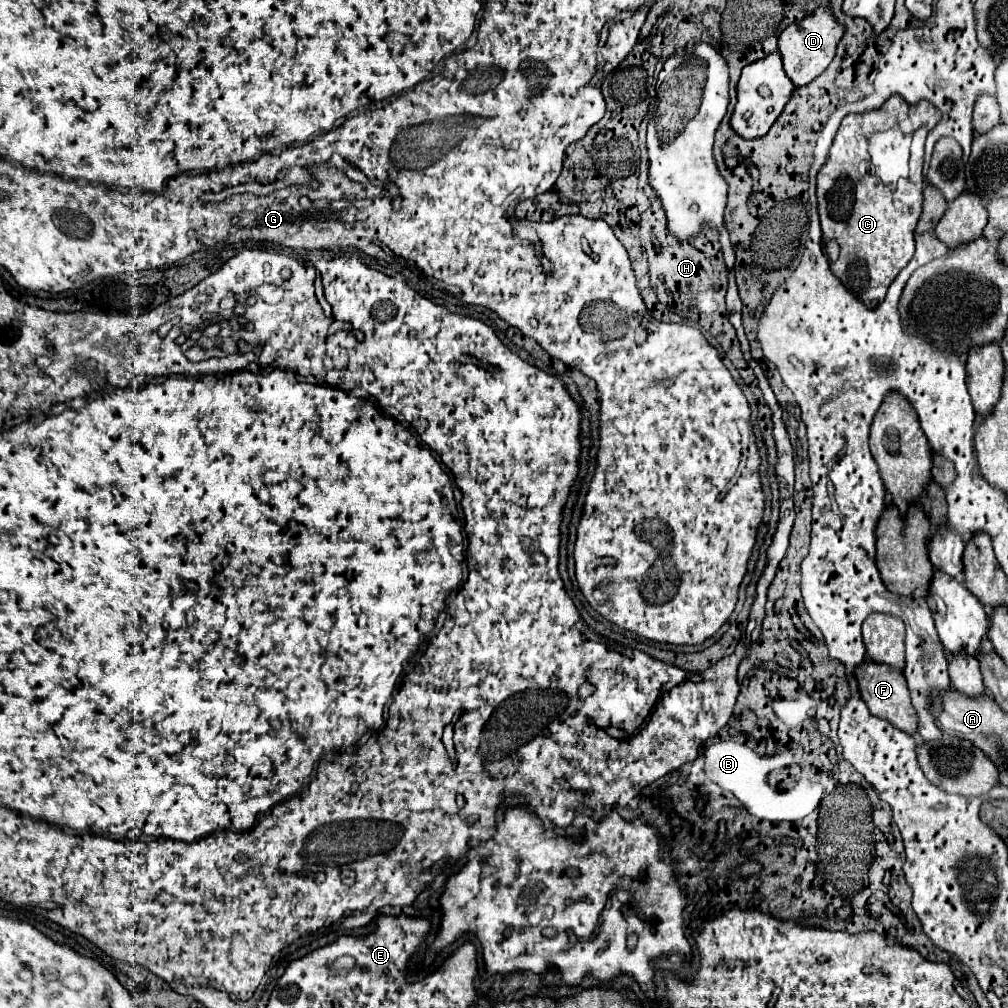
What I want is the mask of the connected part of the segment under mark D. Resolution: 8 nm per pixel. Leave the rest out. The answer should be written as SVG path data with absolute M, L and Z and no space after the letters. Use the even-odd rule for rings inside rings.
M827 4L827 6L819 6L811 16L805 16L803 20L789 24L779 34L779 52L781 52L783 68L797 88L809 84L813 78L825 72L825 68L835 56L835 48L843 38L843 32L845 32L845 26L837 22L835 14L831 12L831 6Z

